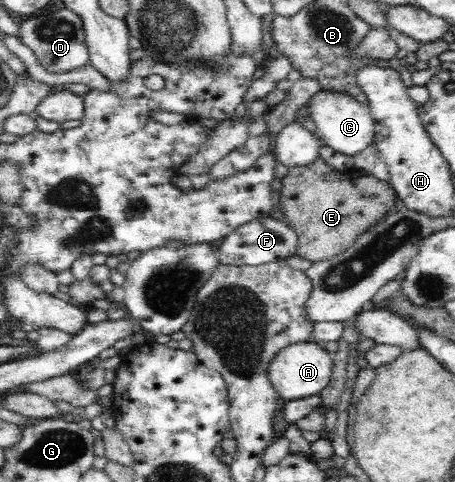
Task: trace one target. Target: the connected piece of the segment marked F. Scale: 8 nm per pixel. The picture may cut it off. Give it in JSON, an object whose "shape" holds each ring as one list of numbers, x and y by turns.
{"shape":[[263,216,235,228,223,240,220,246,219,261,229,266,260,266,269,262,283,262,284,259,297,256,297,233,284,220]]}

